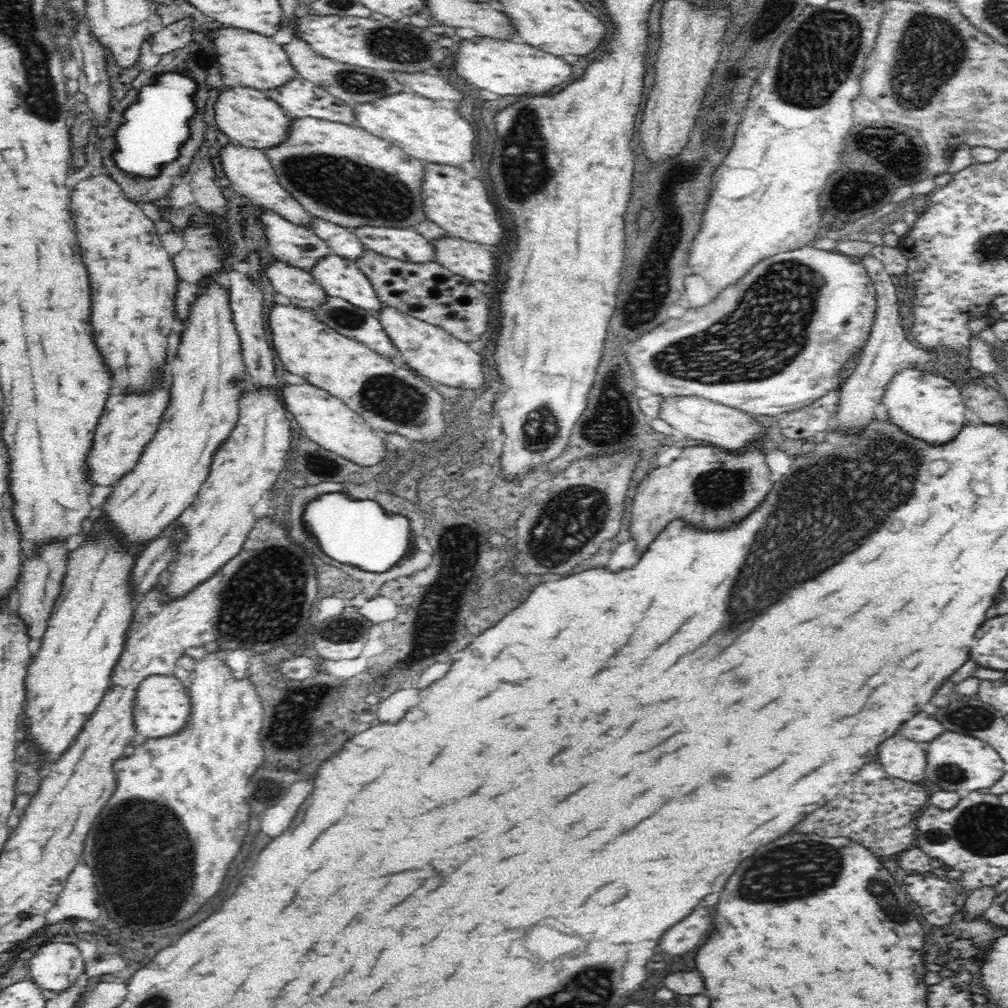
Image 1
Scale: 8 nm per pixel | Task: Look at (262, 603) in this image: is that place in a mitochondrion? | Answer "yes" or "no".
yes

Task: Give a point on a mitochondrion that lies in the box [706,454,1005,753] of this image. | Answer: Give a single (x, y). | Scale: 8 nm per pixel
(973, 718)

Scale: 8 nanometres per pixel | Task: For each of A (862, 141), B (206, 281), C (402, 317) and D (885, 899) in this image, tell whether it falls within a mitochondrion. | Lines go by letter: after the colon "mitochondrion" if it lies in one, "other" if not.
A: other
B: other
C: other
D: mitochondrion

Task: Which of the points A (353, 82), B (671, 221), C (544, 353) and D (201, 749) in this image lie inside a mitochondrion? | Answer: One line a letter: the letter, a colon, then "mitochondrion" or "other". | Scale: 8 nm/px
A: mitochondrion
B: mitochondrion
C: other
D: other

